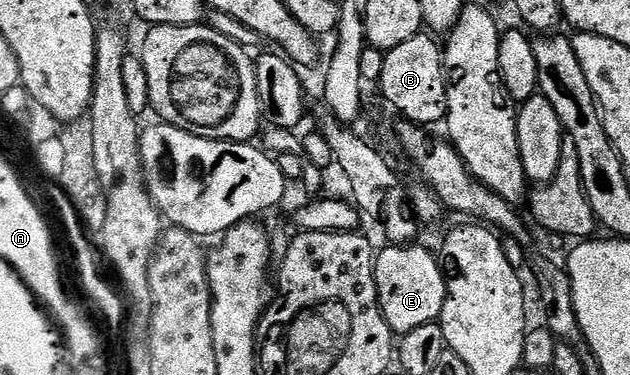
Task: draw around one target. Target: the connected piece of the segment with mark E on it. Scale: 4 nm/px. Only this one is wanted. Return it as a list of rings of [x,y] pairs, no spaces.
[[[386,244],[383,250],[377,251],[374,259],[374,275],[378,299],[384,320],[390,325],[395,335],[401,336],[412,332],[412,328],[420,328],[429,322],[438,322],[442,317],[442,309],[446,303],[446,275],[437,257],[434,258],[419,244]]]

